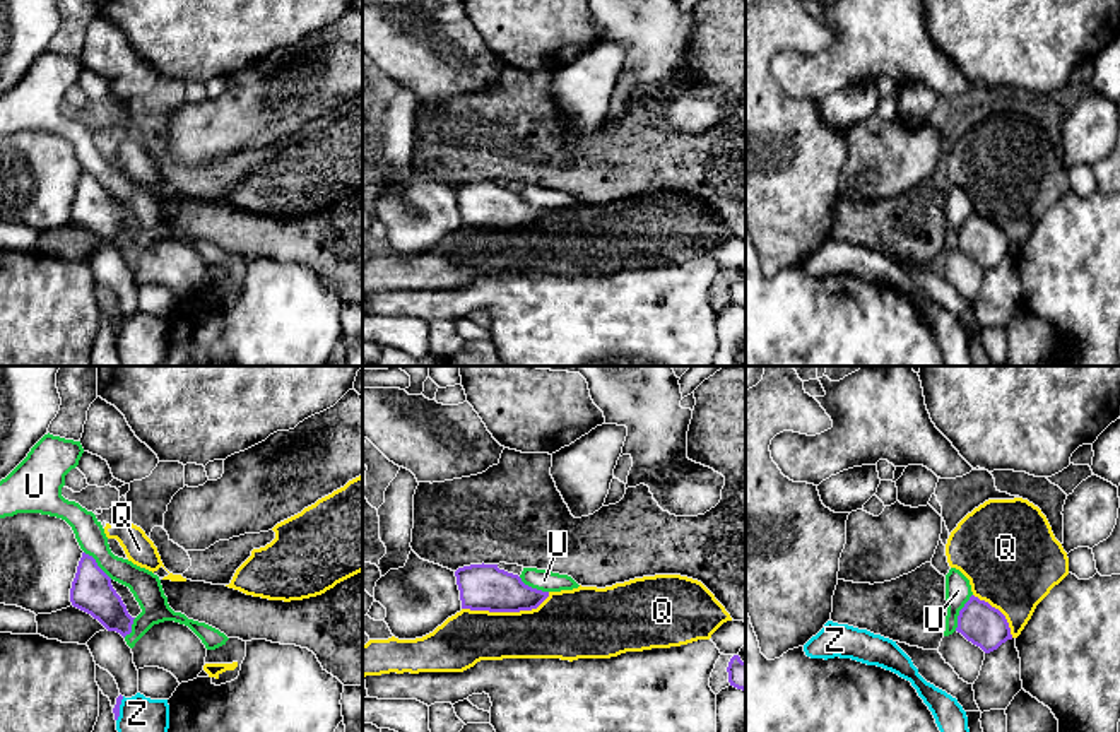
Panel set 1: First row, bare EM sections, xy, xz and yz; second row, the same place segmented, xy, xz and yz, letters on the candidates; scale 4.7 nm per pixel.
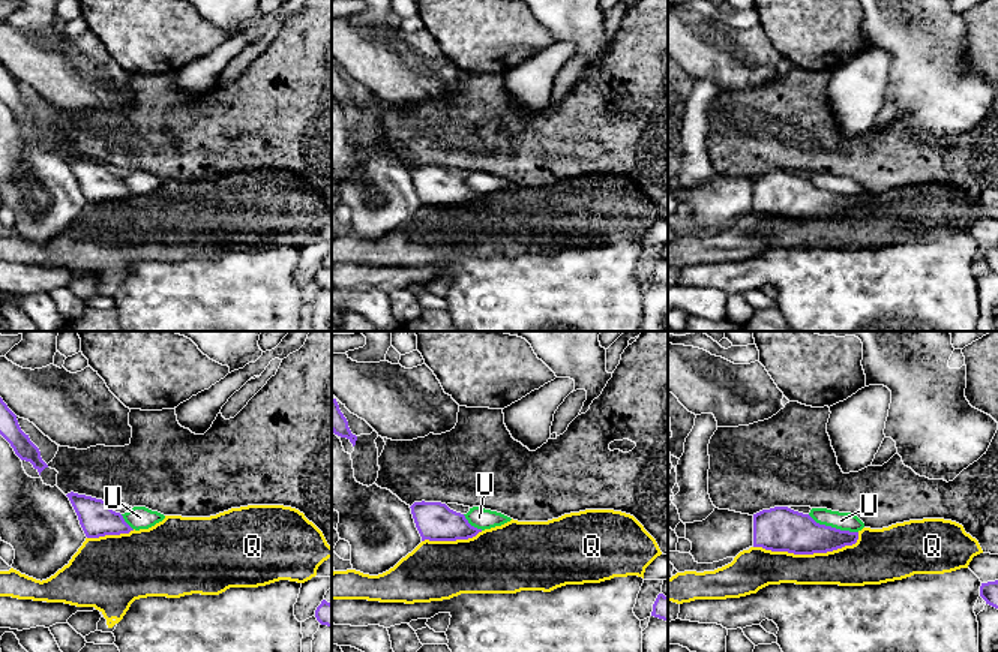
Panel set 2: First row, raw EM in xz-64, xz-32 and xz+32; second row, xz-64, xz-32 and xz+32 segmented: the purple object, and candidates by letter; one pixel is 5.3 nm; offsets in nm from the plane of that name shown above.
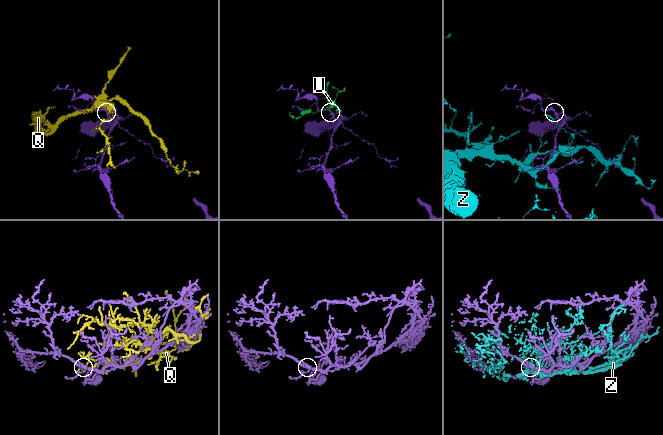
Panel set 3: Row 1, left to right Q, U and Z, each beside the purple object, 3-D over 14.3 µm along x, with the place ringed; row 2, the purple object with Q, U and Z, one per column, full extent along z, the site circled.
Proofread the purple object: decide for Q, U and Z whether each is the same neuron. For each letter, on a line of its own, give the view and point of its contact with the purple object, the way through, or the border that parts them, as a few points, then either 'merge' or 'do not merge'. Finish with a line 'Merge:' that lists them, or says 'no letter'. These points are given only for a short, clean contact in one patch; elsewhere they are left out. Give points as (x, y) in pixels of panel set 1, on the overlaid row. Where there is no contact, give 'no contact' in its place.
Q: xz (506, 611) | do not merge
U: yz (960, 613) | do not merge
Z: xy (118, 708) | do not merge
Merge: no letter

